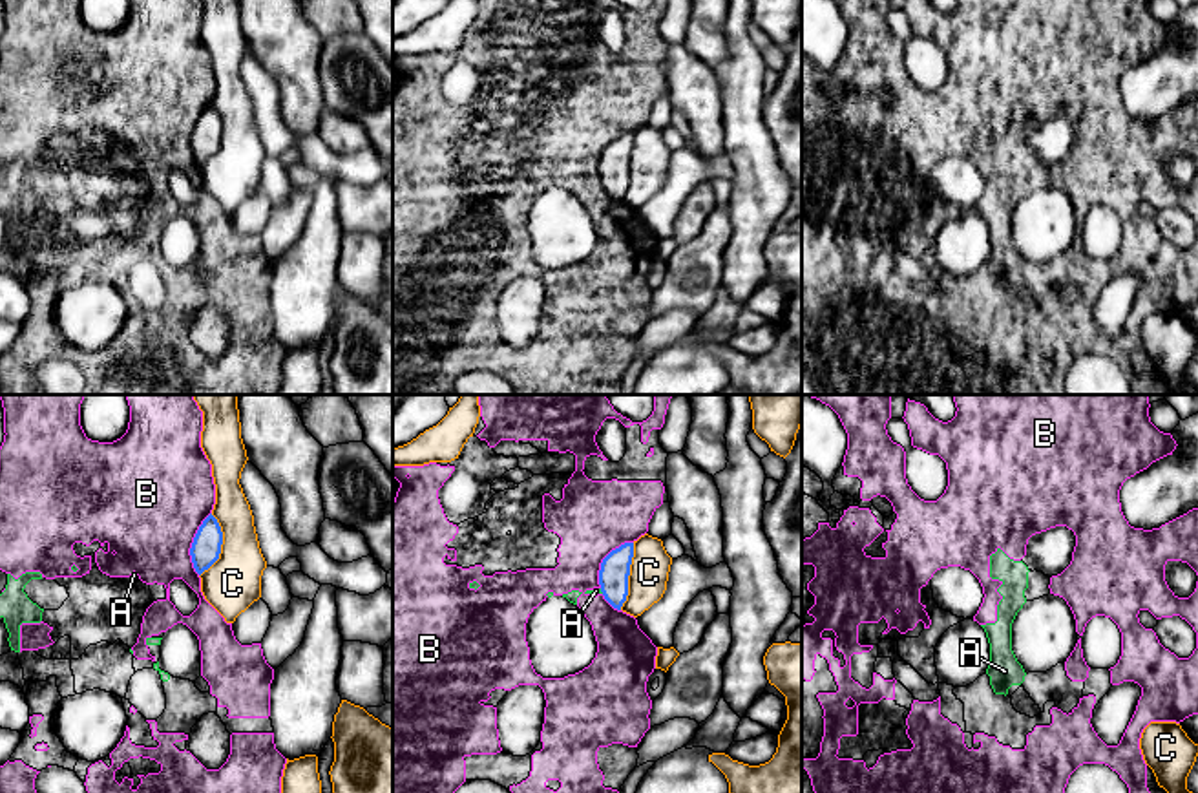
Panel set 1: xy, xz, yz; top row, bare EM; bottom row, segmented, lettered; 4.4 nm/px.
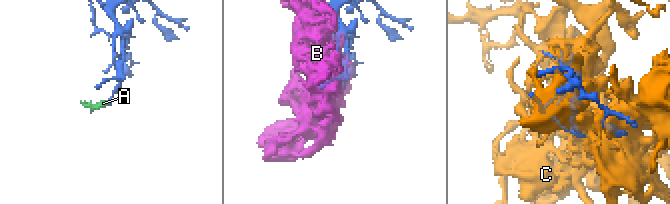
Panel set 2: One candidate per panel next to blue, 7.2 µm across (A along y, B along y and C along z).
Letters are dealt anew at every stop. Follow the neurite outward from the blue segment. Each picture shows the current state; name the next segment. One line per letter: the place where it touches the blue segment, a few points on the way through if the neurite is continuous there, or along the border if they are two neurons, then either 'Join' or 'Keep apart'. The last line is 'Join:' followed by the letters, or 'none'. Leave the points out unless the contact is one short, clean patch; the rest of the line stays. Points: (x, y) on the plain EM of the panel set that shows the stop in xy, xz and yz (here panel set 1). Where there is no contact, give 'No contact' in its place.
A: Touches blue at xz (601, 181). Boundary: xz (599, 179), (603, 183). Keep apart
B: Touches blue at xy (192, 134). Keep apart
C: Touches blue at xz (629, 165). Keep apart
Join: none

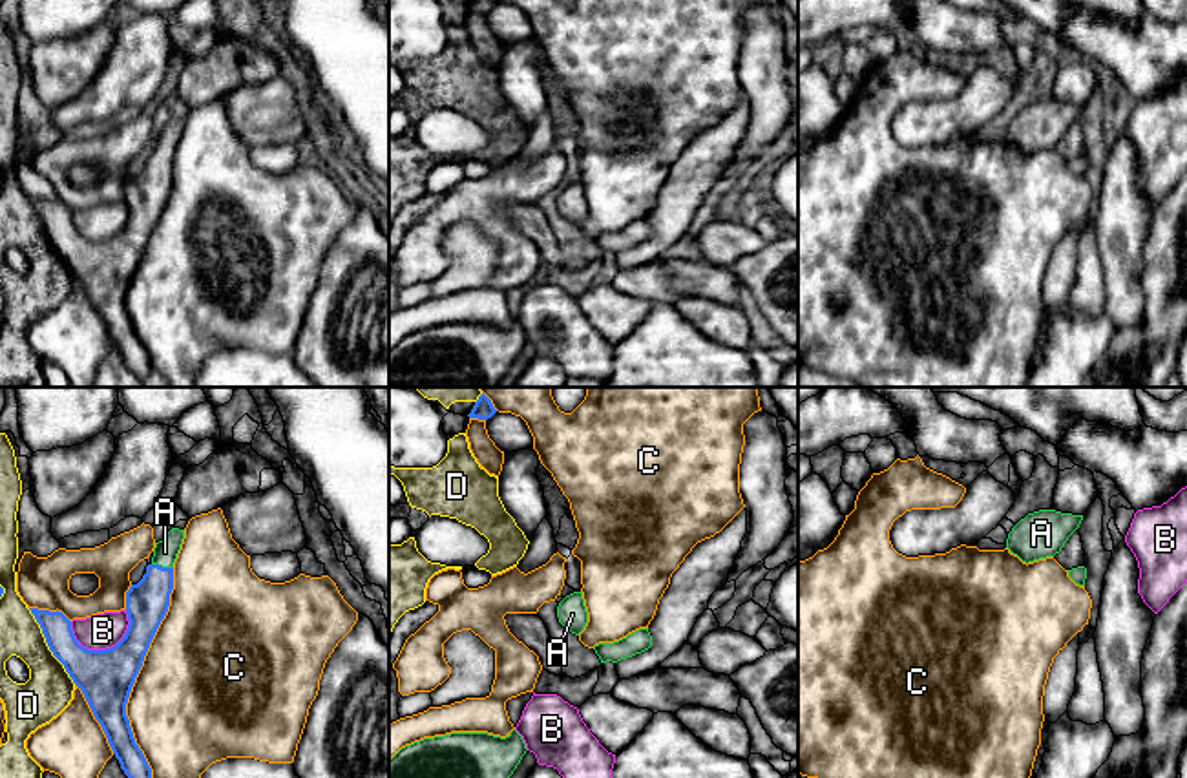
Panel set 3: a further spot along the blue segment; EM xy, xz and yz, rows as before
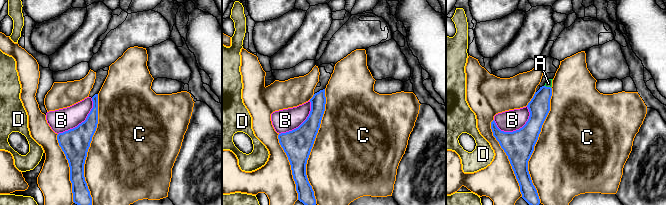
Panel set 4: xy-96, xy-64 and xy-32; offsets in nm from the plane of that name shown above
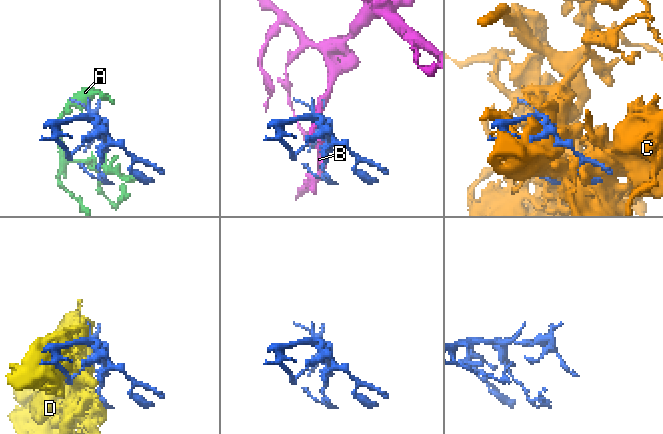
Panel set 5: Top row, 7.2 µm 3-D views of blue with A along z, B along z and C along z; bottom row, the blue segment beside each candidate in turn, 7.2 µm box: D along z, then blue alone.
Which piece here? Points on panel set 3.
A: Touches blue at xy (163, 159). Path across: xy (147, 194), (163, 159), (165, 143). Join
B: Touches blue at xy (112, 238). Keep apart
C: Touches blue at xy (137, 263). Keep apart
D: Touches blue at xy (48, 236). Keep apart
Join: A

